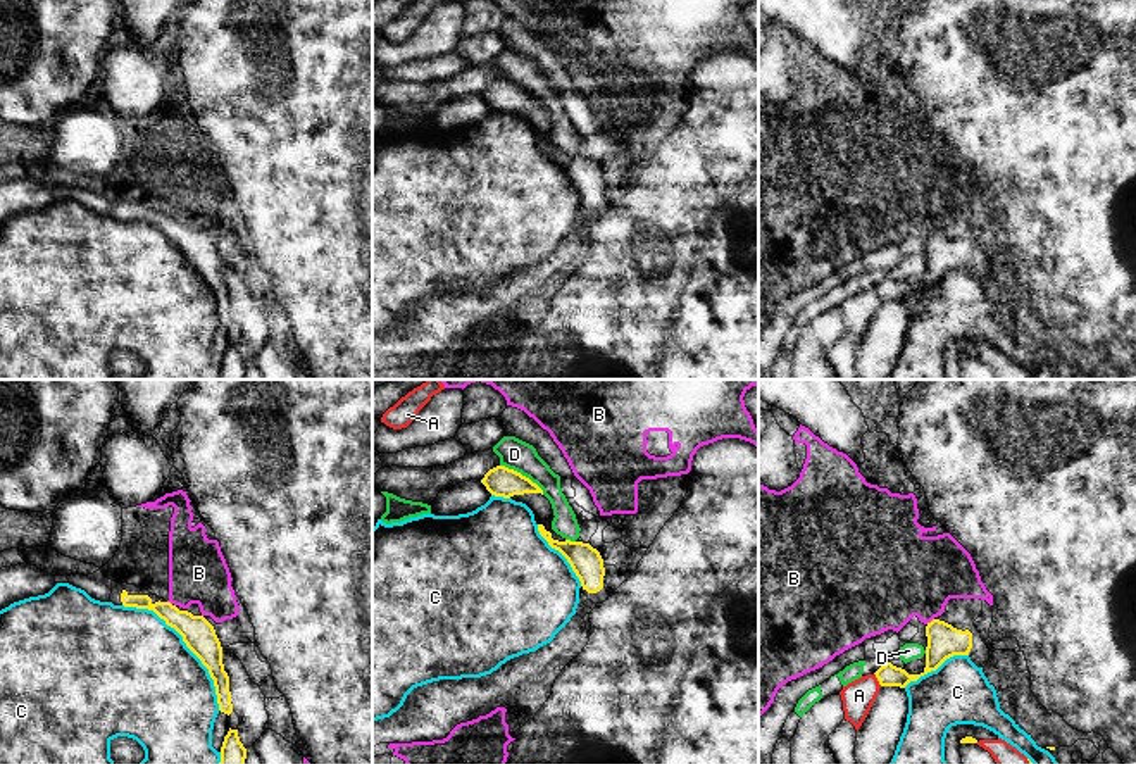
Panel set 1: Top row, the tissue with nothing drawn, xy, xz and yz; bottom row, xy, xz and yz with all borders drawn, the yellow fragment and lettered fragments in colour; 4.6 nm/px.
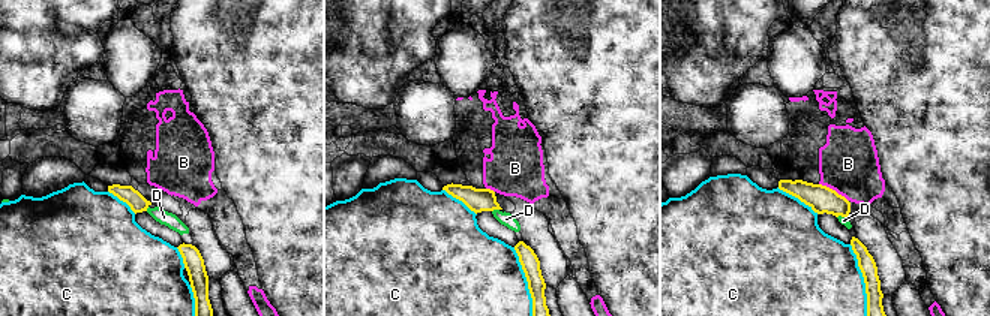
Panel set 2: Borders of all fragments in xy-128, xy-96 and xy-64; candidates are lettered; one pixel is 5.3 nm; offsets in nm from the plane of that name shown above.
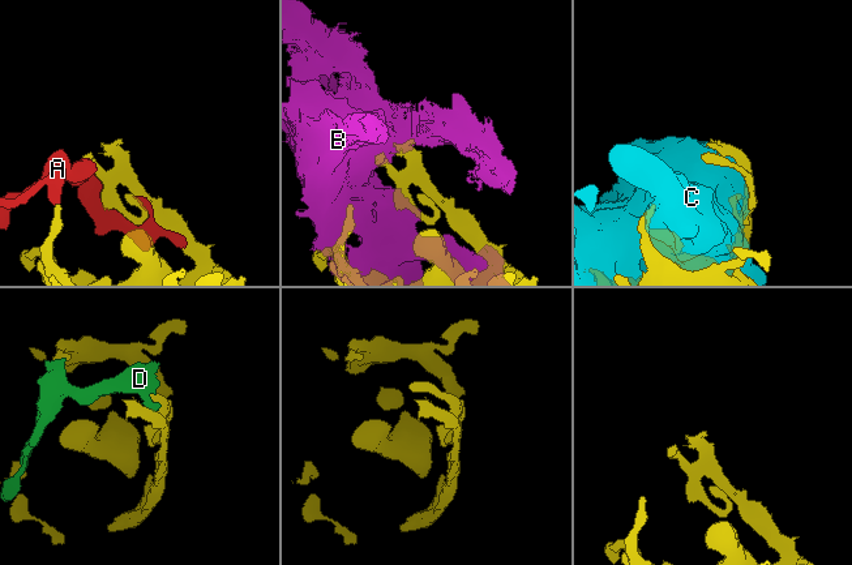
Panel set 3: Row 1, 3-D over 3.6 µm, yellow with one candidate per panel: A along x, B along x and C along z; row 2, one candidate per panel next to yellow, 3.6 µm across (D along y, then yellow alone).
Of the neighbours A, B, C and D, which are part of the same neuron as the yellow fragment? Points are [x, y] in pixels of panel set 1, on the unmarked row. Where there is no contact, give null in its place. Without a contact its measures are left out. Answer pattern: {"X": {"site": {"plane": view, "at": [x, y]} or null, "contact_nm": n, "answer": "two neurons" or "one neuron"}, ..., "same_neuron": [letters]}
{"A": {"site": {"plane": "yz", "at": [878, 294]}, "contact_nm": 70, "answer": "two neurons"}, "B": {"site": {"plane": "yz", "at": [931, 235]}, "contact_nm": 50, "answer": "two neurons"}, "C": {"site": {"plane": "xy", "at": [185, 256]}, "contact_nm": 650, "answer": "two neurons"}, "D": {"site": {"plane": "xz", "at": [521, 88]}, "contact_nm": 240, "answer": "two neurons"}, "same_neuron": []}

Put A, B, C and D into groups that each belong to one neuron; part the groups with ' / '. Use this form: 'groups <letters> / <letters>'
groups A D / B / C

